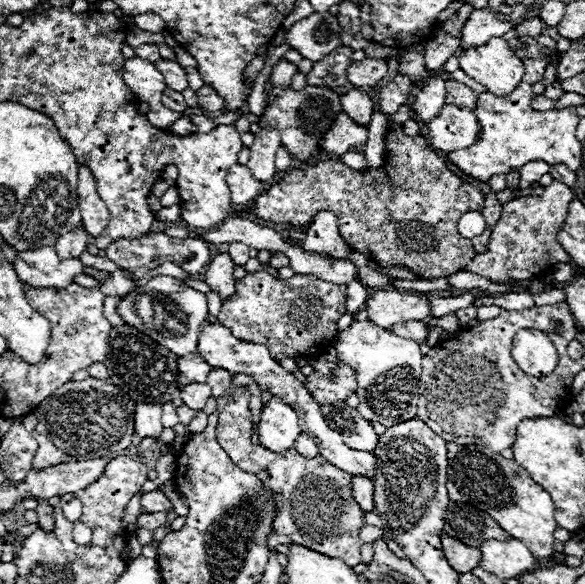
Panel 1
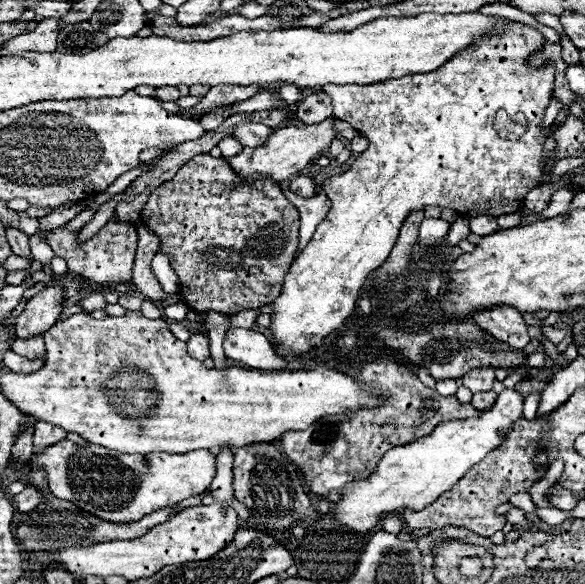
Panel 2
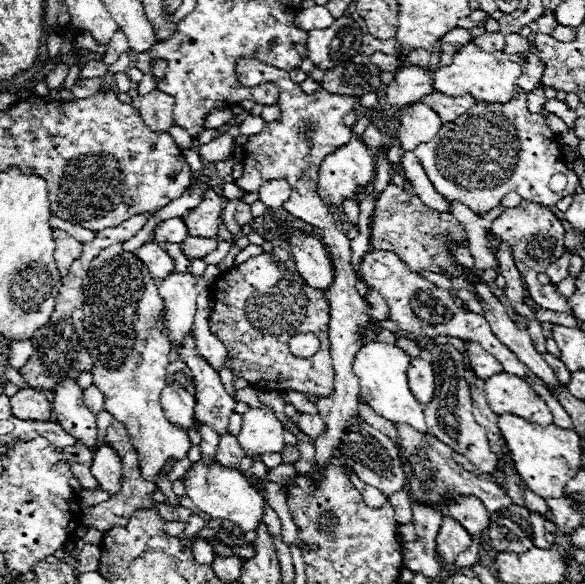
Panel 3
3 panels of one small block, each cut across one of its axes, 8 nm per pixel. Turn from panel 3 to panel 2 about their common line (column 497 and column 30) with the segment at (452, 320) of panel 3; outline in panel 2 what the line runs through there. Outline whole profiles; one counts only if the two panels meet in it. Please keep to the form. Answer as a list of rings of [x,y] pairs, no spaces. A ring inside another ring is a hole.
[[[32,336],[32,338],[16,338],[12,342],[12,350],[20,356],[28,356],[30,360],[36,356],[44,356],[46,348],[44,348],[44,340],[42,336]]]

